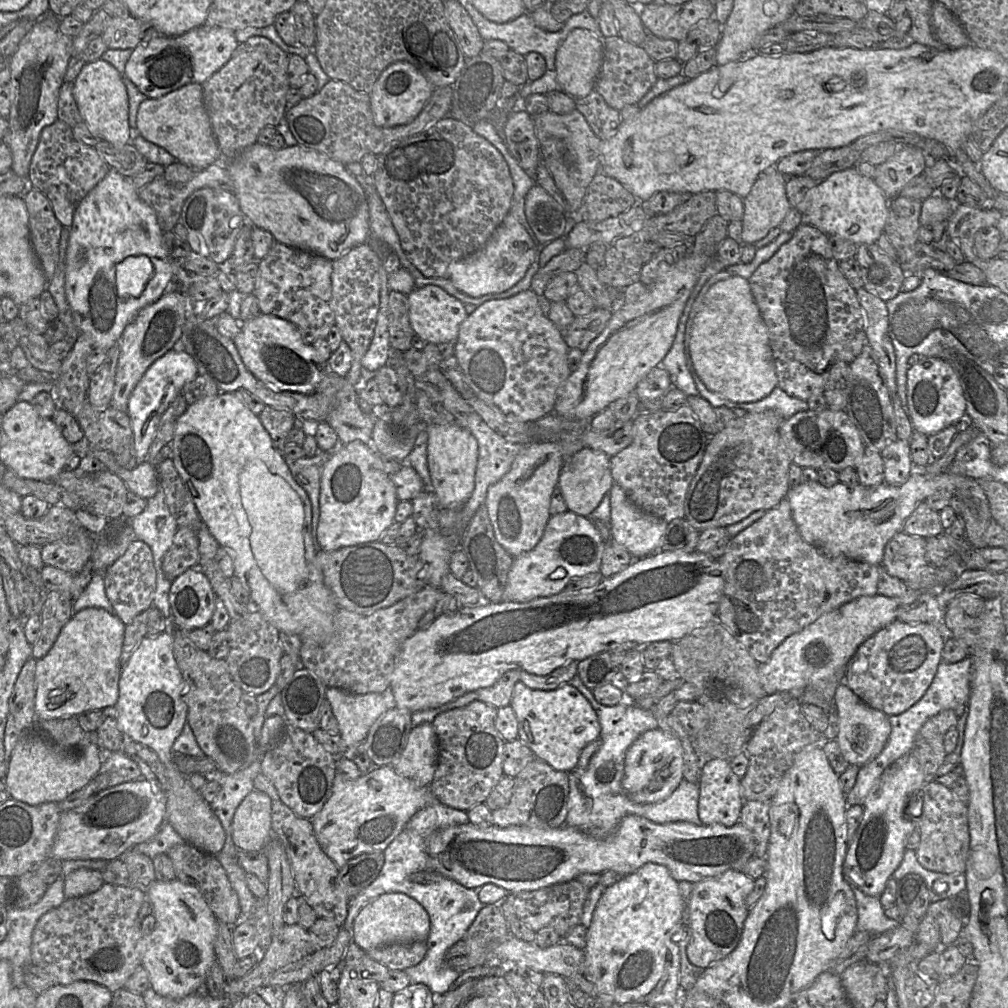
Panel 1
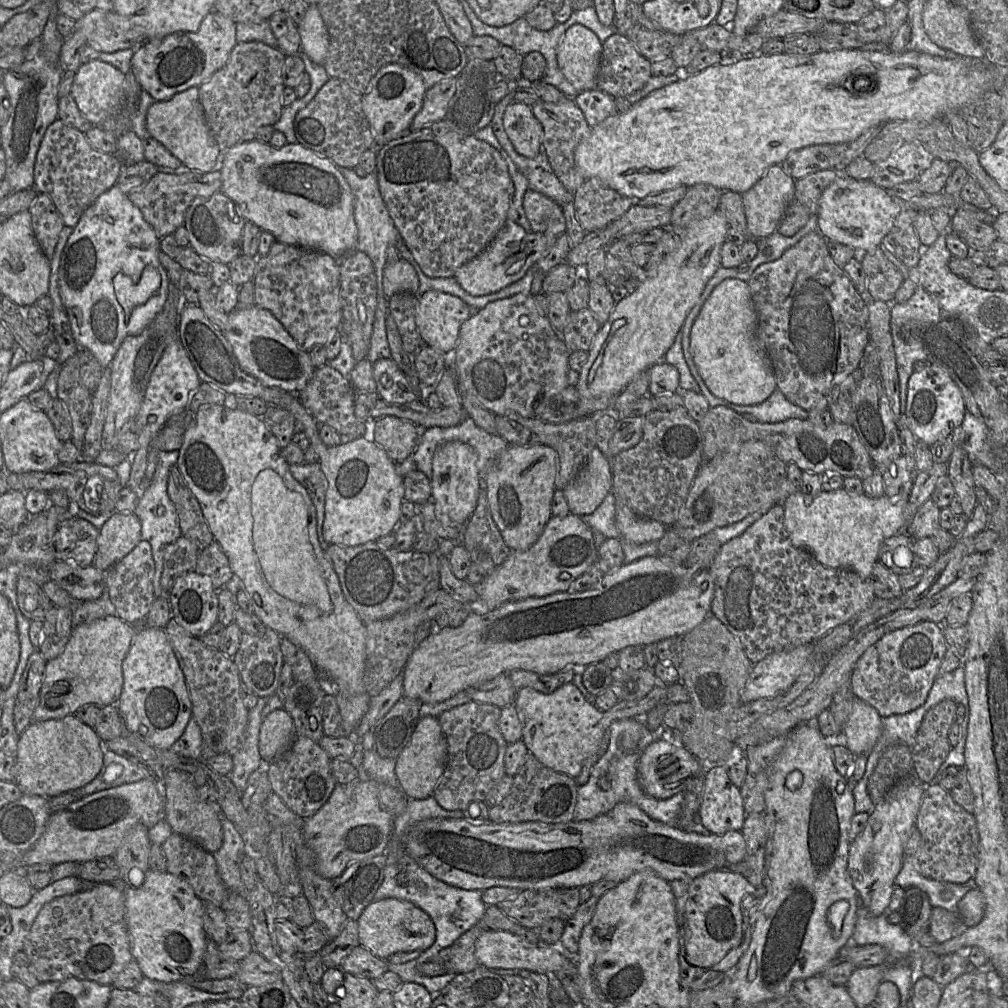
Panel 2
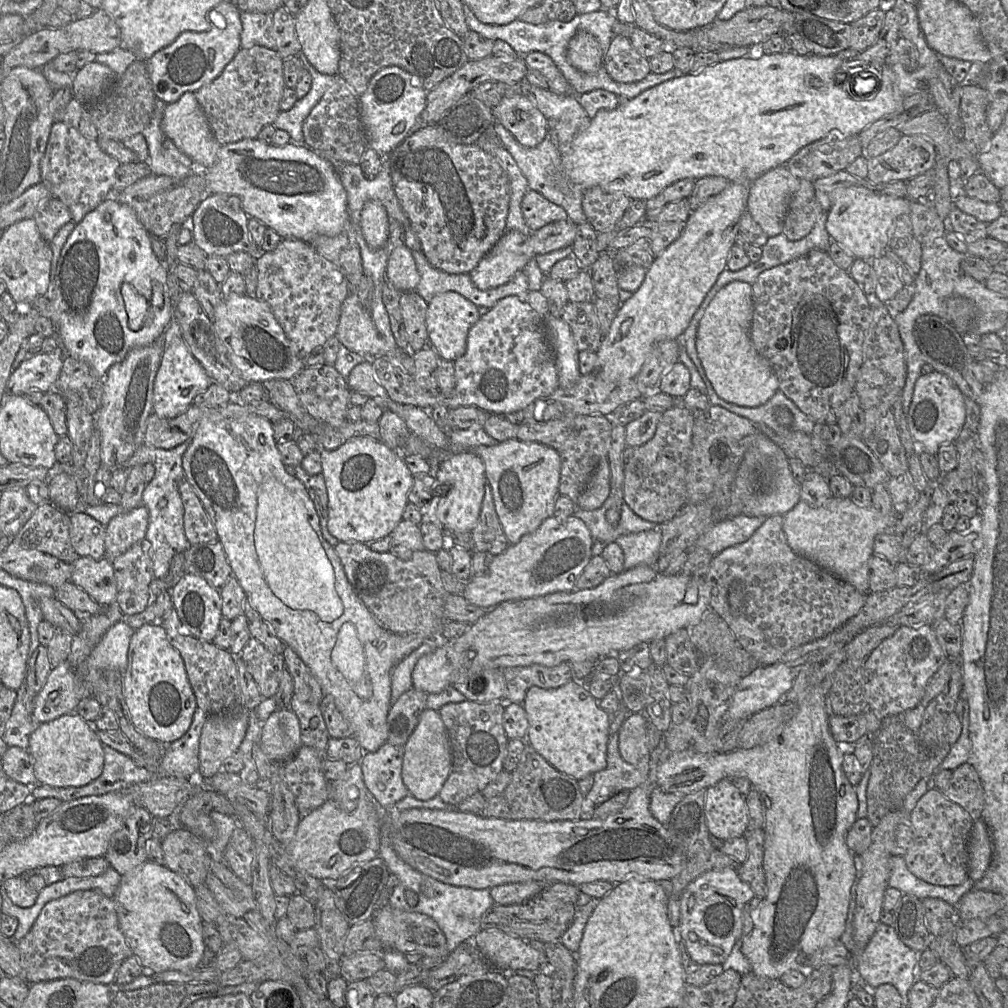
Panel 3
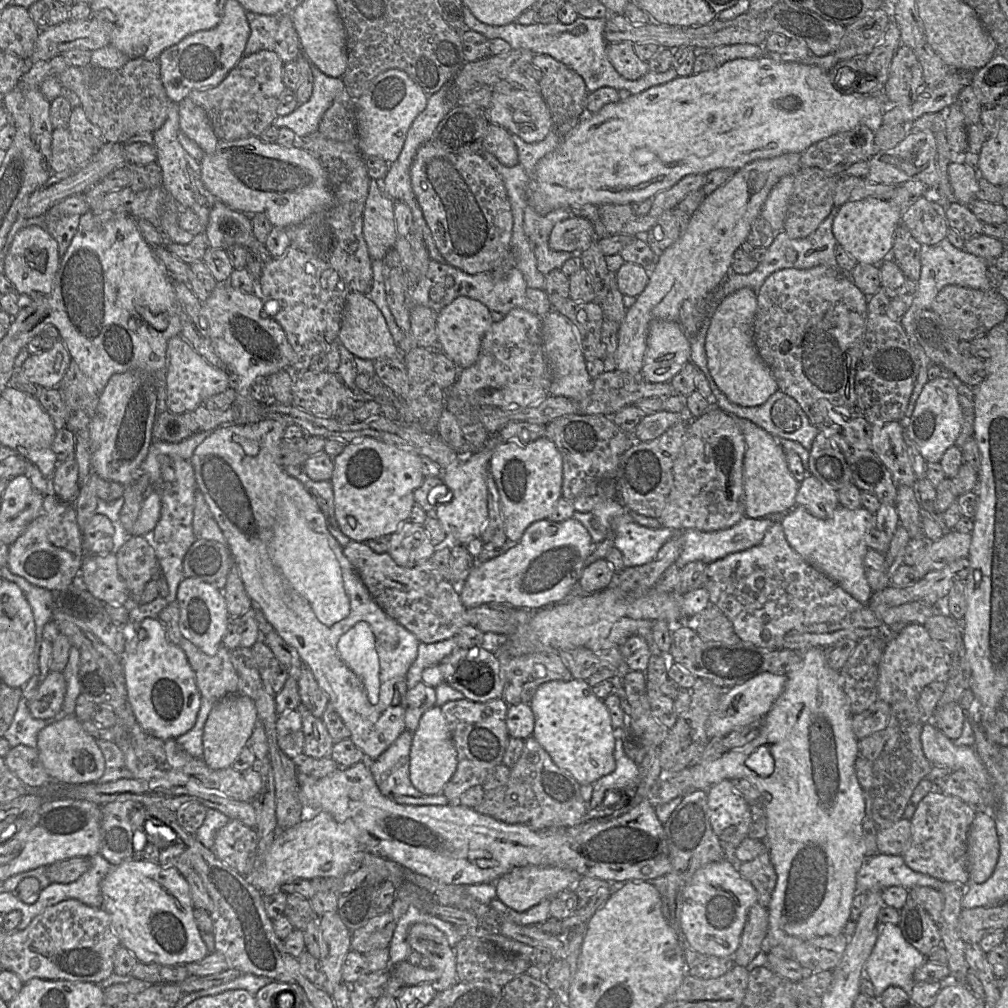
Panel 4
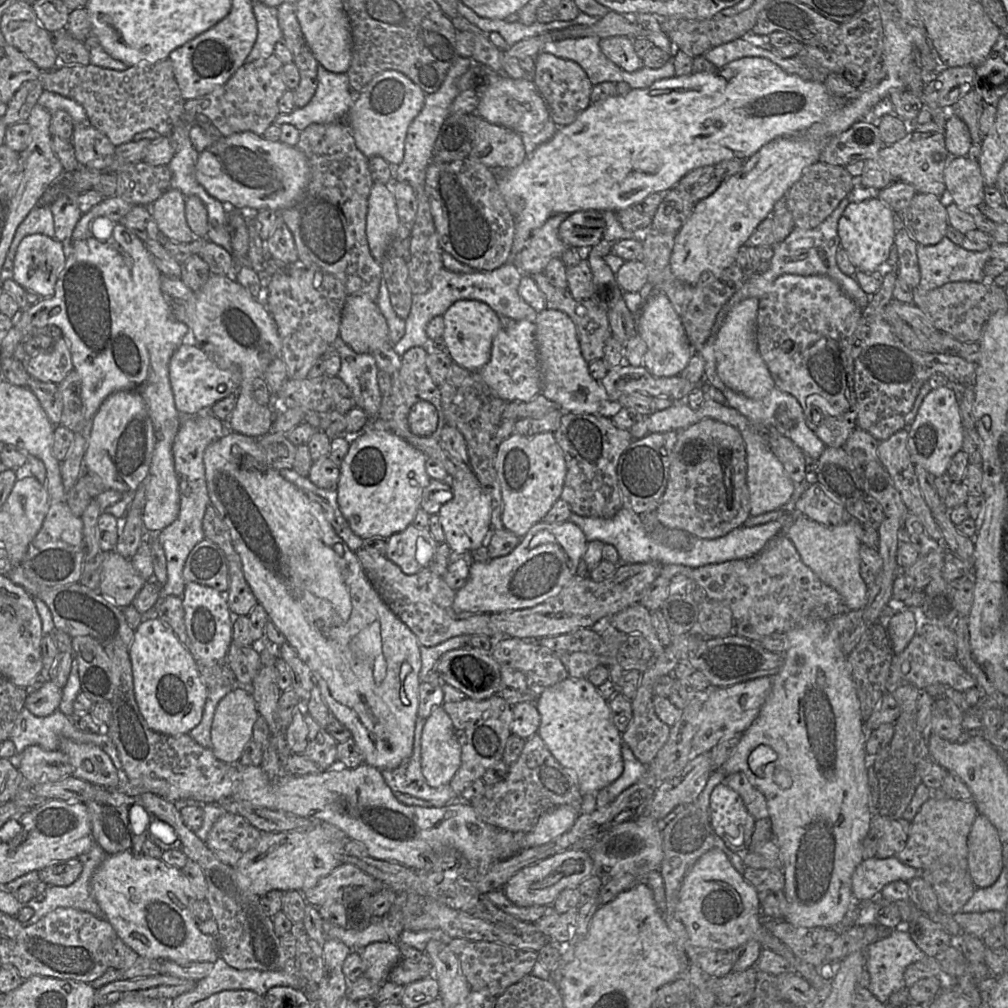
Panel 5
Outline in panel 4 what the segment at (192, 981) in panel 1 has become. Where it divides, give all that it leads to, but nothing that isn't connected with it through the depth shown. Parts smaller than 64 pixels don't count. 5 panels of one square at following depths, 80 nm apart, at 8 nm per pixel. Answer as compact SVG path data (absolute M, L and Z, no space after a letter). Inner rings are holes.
M129 859L113 866L101 883L102 907L110 916L113 930L121 945L144 964L186 965L205 958L209 953L194 919L190 888L185 877L174 867L163 867L144 859Z

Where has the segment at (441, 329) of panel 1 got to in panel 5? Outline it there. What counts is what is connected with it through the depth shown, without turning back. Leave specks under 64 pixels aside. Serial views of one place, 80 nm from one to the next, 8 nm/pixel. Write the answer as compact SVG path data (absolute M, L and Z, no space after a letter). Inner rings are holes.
M459 300L443 314L443 319L445 328L442 338L453 362L470 371L482 369L491 358L494 337L503 328L499 315L484 302Z

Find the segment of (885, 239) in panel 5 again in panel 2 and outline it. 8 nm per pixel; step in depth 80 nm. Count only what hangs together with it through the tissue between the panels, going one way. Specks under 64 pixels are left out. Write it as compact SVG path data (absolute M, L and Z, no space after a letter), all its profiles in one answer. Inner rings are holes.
M847 174L837 177L822 193L818 202L818 232L826 238L850 246L858 253L877 249L888 235L893 224L903 210L908 207L906 201L891 195L884 188L877 186L871 180L856 180Z

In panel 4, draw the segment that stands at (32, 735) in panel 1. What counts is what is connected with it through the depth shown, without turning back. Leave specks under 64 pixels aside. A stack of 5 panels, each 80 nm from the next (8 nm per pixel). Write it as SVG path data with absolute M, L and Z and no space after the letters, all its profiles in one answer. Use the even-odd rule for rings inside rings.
M75 714L44 727L37 735L36 749L46 772L60 784L95 782L105 771L105 759L96 739L84 731Z

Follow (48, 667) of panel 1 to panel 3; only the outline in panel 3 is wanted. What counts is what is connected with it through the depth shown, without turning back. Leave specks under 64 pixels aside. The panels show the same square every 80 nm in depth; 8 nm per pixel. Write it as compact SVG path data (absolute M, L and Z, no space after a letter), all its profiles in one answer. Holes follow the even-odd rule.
M123 619L113 624L87 658L87 672L89 668L111 668L124 676L128 649L135 630ZM65 661L51 669L43 688L35 697L32 716L44 723L74 713L85 696L90 695L84 679Z

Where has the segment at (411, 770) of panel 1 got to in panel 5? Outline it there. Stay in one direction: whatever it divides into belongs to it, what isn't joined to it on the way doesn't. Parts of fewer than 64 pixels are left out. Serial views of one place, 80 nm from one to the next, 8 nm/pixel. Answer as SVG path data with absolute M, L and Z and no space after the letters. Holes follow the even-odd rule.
M443 706L425 719L421 735L421 771L432 787L449 784L461 764L461 746Z

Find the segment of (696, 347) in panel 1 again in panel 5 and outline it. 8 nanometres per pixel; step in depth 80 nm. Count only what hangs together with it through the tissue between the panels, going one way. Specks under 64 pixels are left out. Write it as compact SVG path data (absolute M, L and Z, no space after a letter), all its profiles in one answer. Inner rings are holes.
M755 297L736 304L727 314L714 344L716 371L719 378L734 392L751 399L762 399L775 387L775 382L757 347L758 305L759 299Z

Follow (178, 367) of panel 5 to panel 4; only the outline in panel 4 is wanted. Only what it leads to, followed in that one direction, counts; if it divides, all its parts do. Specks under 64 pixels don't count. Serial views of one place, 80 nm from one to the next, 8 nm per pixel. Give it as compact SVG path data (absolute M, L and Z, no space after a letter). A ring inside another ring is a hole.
M180 335L169 339L165 363L166 410L173 414L193 411L203 402L231 386L227 370L219 369L207 362Z

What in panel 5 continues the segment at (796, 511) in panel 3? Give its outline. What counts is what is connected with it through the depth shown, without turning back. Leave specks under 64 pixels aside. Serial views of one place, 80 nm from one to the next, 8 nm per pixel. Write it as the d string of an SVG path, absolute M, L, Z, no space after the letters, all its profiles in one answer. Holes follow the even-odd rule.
M798 516L783 532L794 544L803 563L826 585L835 589L850 610L859 610L867 602L868 586L860 574L861 542L854 529L854 521L825 526L806 516Z

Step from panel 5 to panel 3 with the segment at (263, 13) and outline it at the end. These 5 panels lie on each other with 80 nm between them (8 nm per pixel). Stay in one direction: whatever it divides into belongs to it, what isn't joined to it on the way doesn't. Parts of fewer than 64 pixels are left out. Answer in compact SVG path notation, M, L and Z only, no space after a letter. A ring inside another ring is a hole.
M240 12L240 19L242 23L240 47L242 49L262 46L276 50L276 43L271 35L272 14Z

